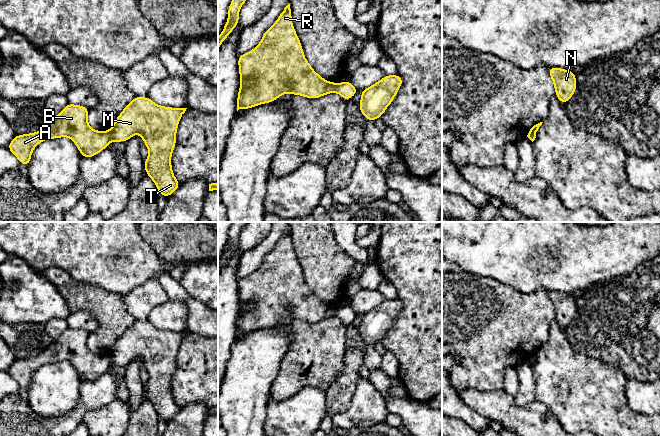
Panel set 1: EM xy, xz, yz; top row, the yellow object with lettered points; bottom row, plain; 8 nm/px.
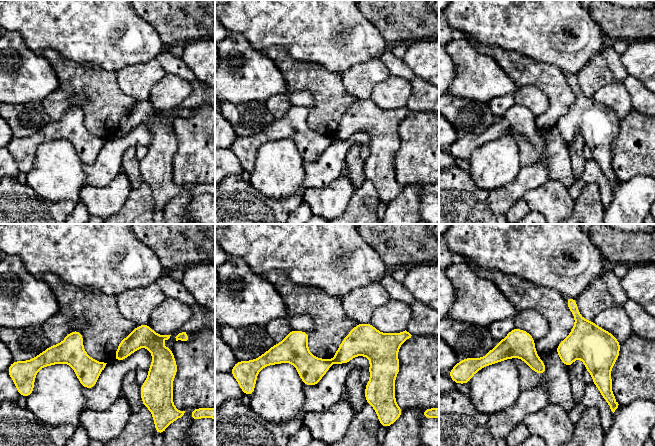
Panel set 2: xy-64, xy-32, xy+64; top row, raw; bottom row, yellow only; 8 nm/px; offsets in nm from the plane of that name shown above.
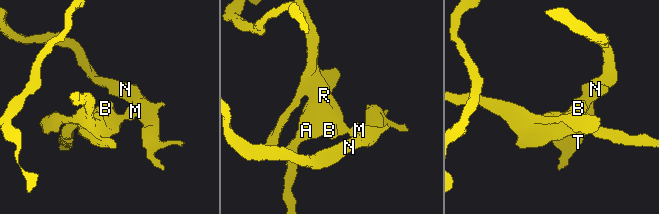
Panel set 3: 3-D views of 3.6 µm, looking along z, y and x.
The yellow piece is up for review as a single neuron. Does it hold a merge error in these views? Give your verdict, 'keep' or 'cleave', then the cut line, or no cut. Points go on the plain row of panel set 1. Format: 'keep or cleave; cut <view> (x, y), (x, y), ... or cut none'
cleave; cut xy (109, 354), (112, 364)

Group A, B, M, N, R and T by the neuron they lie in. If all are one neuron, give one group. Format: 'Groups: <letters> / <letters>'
Groups: A B R / M N T

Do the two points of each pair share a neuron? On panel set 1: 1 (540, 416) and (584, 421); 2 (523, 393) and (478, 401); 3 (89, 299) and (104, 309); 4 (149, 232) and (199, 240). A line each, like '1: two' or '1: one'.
1: two
2: two
3: one
4: one

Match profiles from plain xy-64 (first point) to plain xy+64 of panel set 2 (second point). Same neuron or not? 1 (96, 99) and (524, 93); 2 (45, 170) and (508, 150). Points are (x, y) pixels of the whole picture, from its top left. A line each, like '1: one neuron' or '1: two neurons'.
1: two neurons
2: one neuron

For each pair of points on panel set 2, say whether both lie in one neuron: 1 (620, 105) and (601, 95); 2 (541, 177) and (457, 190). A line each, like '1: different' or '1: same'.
1: same
2: same

